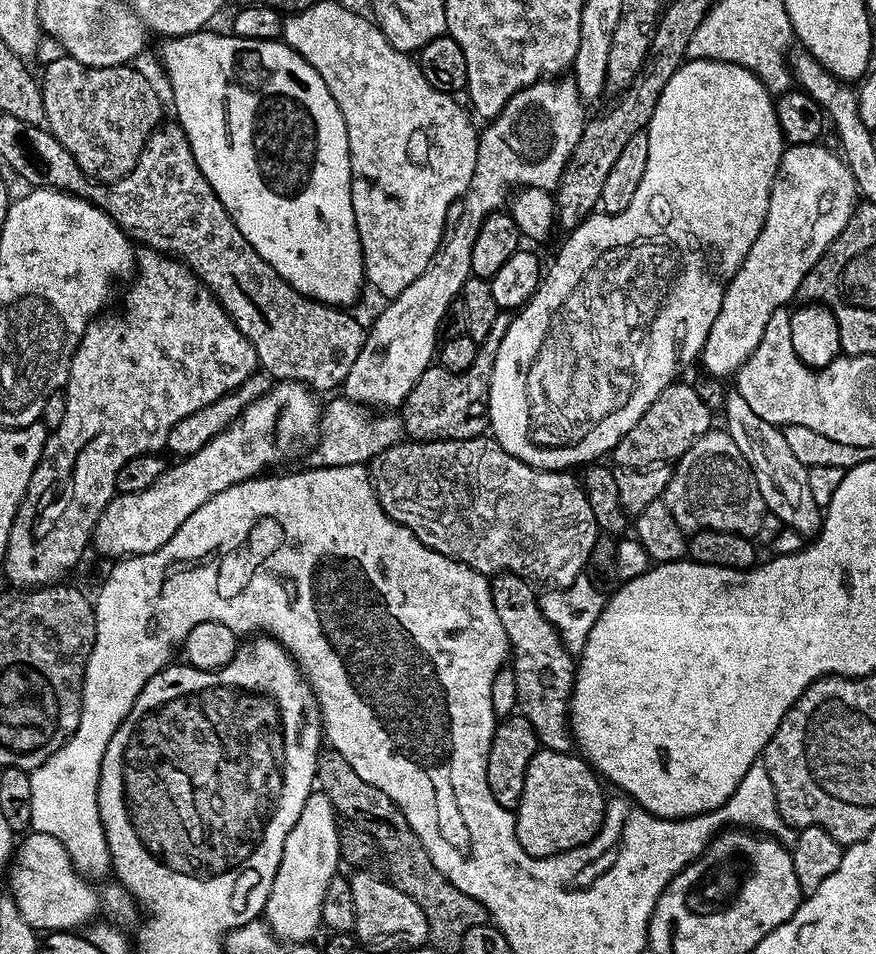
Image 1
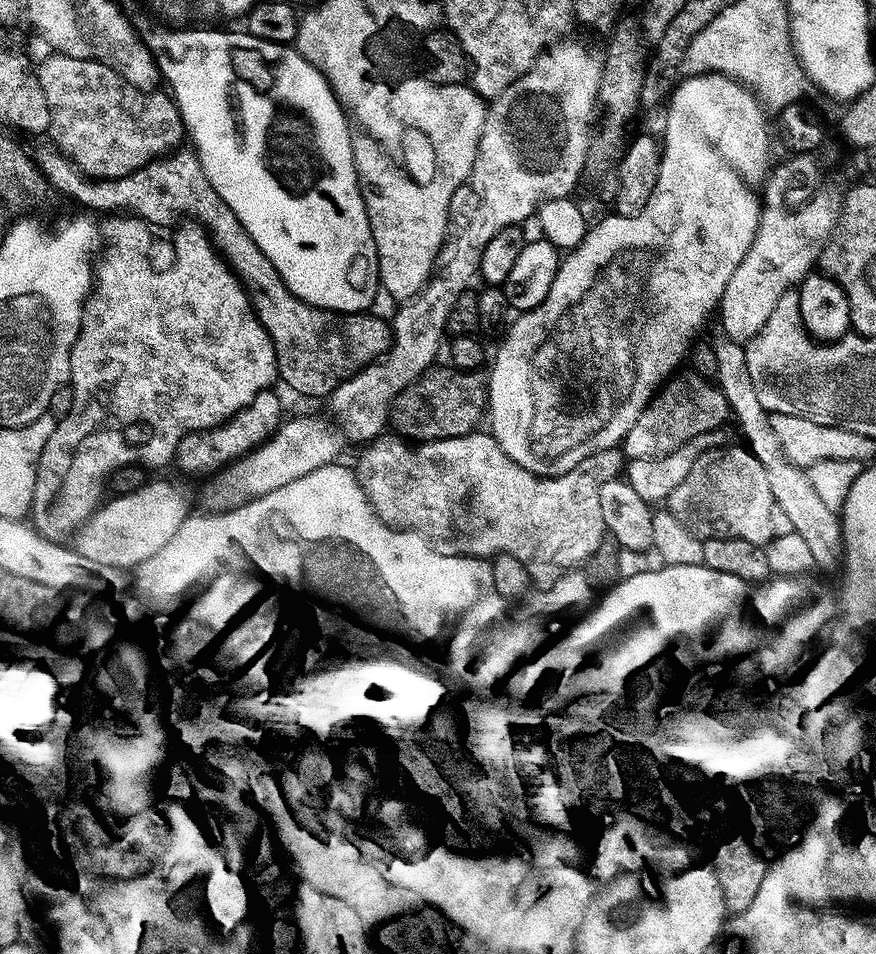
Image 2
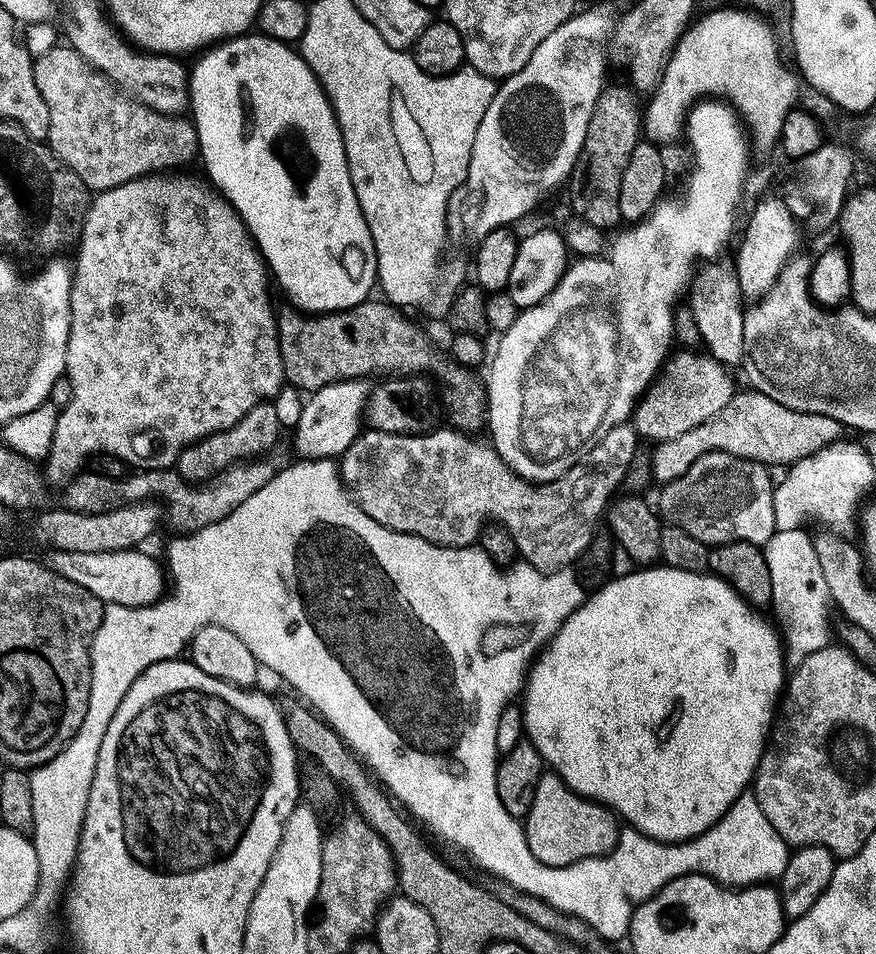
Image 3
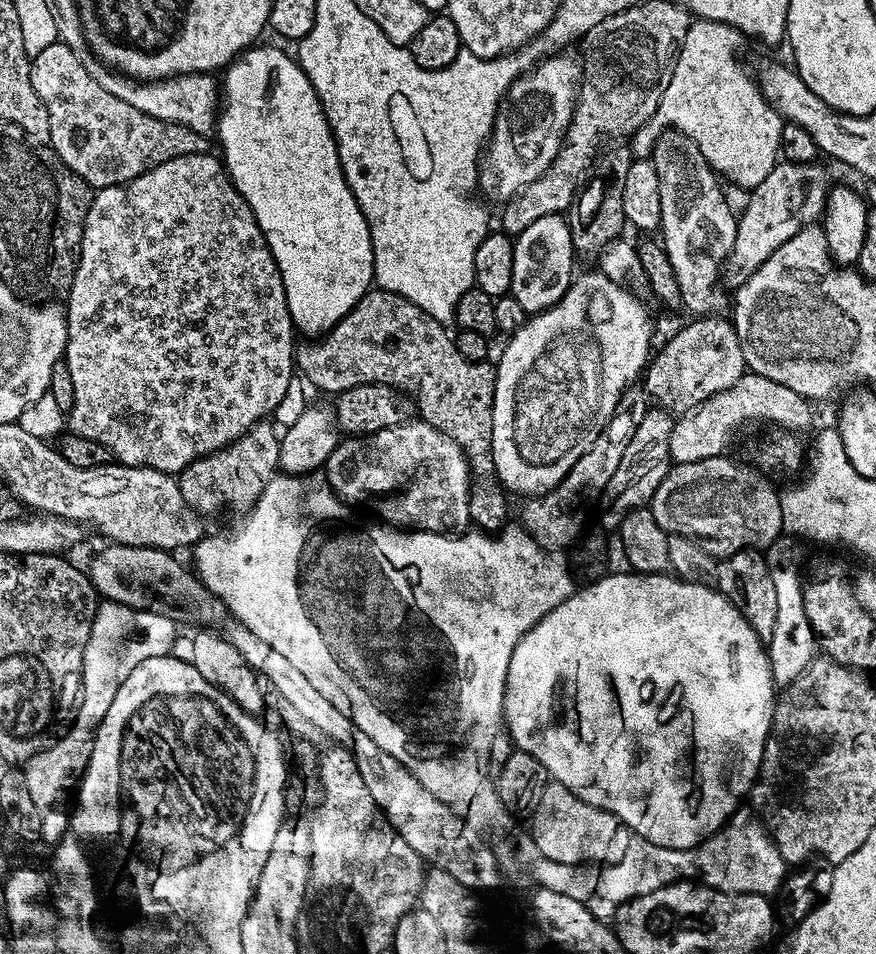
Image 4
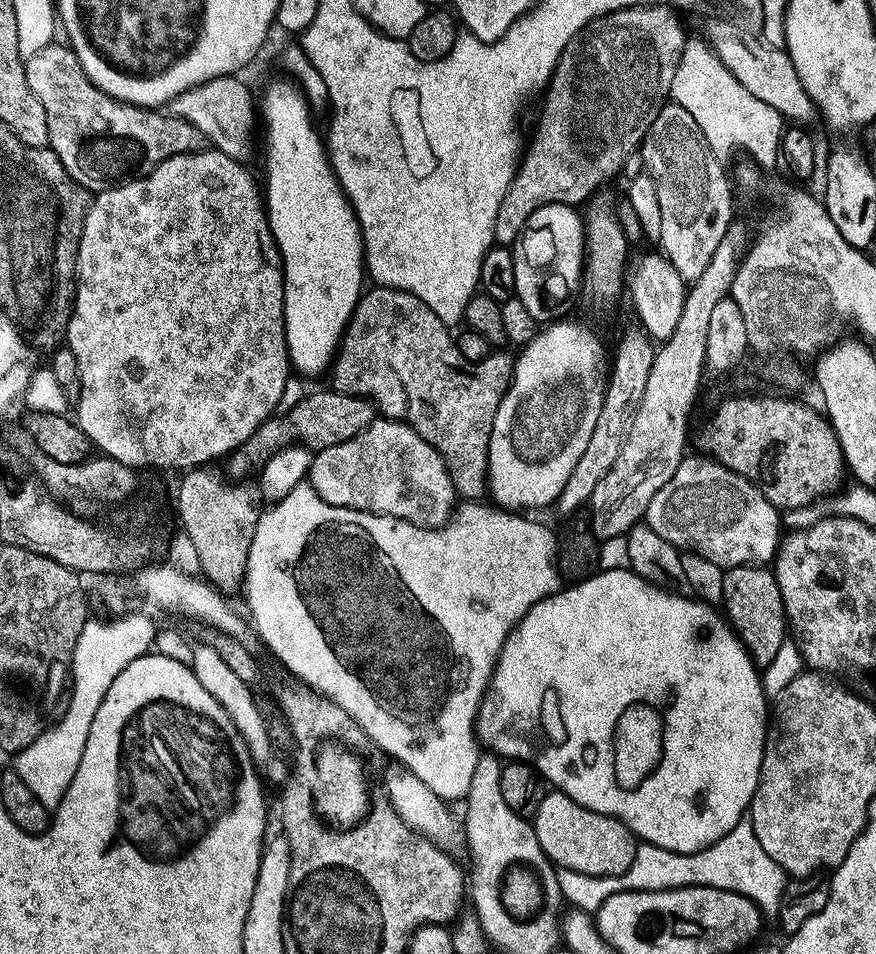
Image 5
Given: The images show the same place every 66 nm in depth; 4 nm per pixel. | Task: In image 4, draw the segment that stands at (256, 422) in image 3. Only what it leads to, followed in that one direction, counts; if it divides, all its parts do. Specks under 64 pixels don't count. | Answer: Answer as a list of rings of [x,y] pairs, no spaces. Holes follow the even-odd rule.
[[[268,418],[260,420],[234,442],[190,462],[190,466],[178,473],[182,498],[186,498],[191,508],[201,514],[209,514],[218,511],[223,504],[241,510],[247,510],[255,504],[265,488],[269,487],[271,480],[268,479],[279,469],[281,433],[276,432],[272,422]]]

